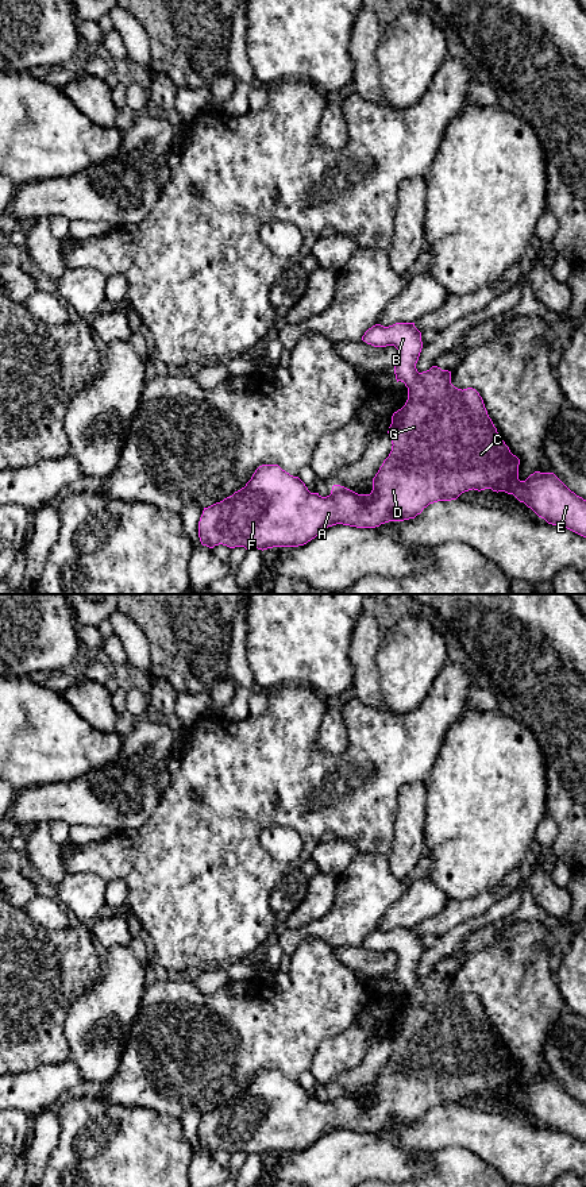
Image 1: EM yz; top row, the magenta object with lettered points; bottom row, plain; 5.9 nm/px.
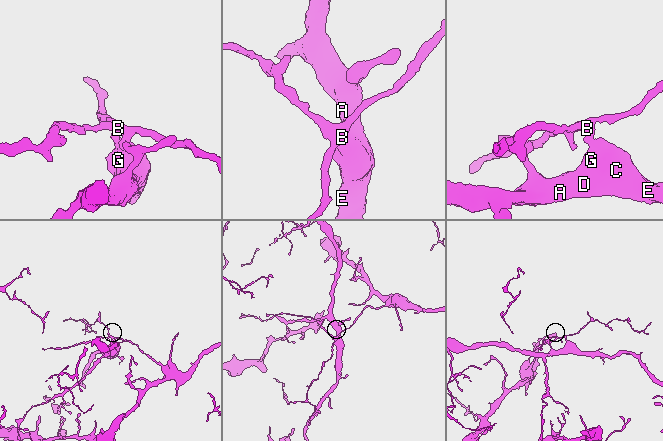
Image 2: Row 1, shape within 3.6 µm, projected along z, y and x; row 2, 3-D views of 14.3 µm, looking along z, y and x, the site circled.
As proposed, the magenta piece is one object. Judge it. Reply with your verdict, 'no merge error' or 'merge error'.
merge error

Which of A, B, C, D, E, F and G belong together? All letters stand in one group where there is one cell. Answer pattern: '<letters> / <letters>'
A C D E F G / B

